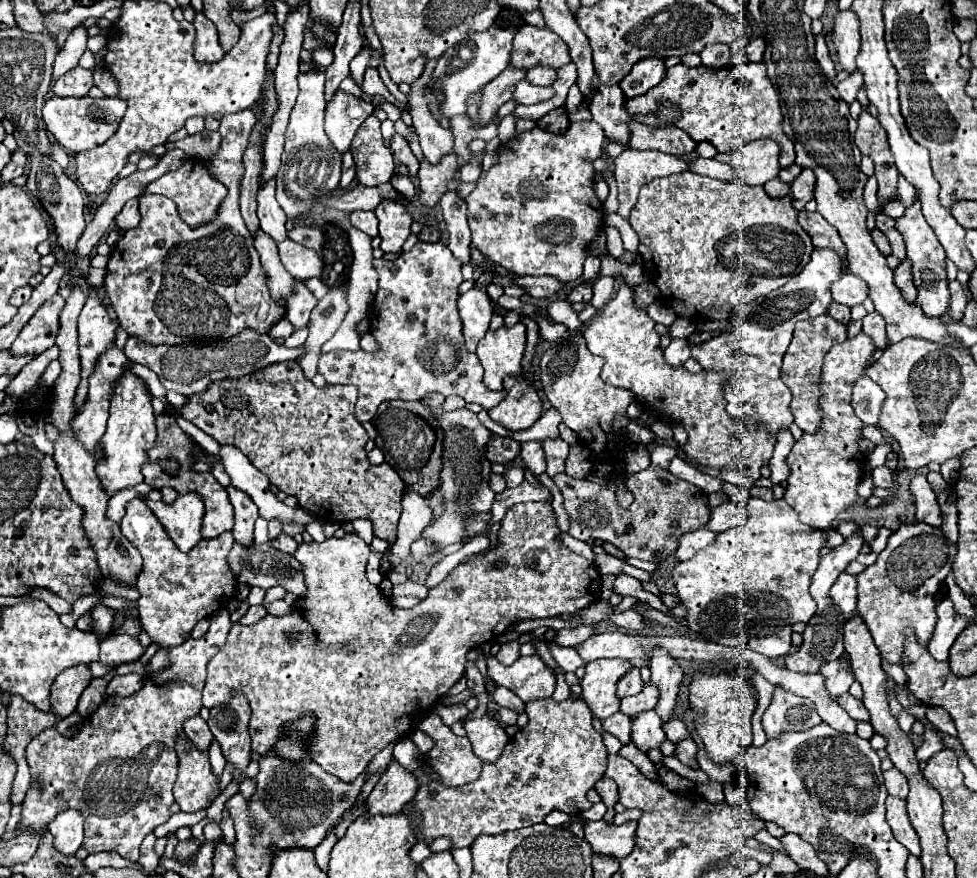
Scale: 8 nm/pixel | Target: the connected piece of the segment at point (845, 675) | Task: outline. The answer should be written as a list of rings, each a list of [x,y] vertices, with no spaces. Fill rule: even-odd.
[[[824,662],[820,666],[820,674],[824,676],[824,686],[830,694],[832,700],[836,700],[840,694],[848,692],[850,684],[854,682],[854,676],[852,676],[852,670],[842,666],[840,662]]]

